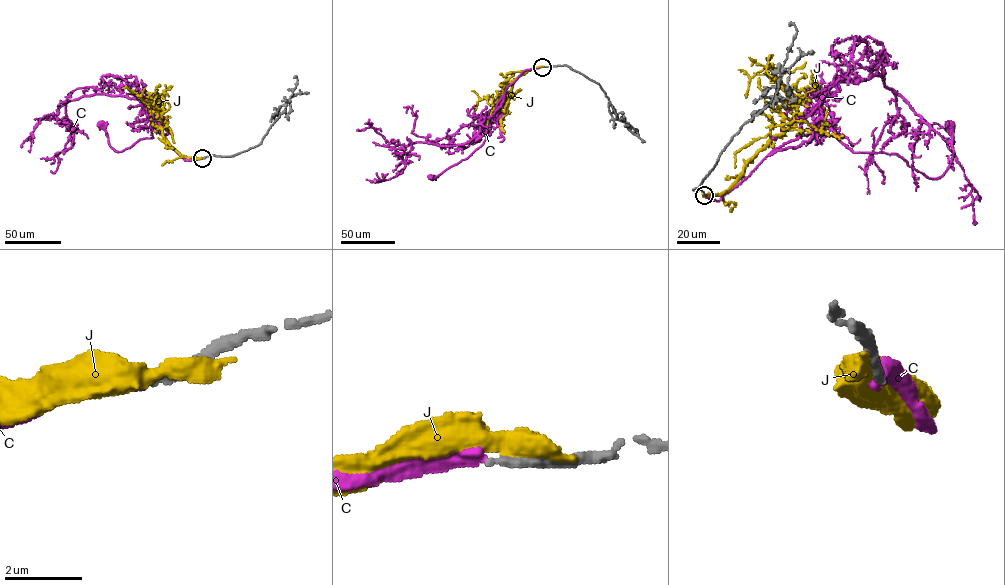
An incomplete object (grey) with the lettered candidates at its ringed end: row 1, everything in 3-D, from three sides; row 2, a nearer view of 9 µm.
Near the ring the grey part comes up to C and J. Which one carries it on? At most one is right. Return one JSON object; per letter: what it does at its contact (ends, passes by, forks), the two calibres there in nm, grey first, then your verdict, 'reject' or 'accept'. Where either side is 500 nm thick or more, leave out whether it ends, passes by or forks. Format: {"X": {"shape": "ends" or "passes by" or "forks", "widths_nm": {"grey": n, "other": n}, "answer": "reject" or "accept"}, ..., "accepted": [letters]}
{"C": {"shape": "ends", "widths_nm": {"grey": 240, "other": 340}, "answer": "accept"}, "J": {"widths_nm": {"grey": 360, "other": 650}, "answer": "reject"}, "accepted": ["C"]}

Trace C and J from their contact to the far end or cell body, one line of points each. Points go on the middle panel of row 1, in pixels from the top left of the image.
C: (542, 67), (525, 70), (508, 86), (502, 104), (489, 118), (483, 144), (436, 179), (432, 178)
J: (543, 67), (531, 68), (508, 82), (497, 111), (505, 99), (505, 86), (500, 83)

